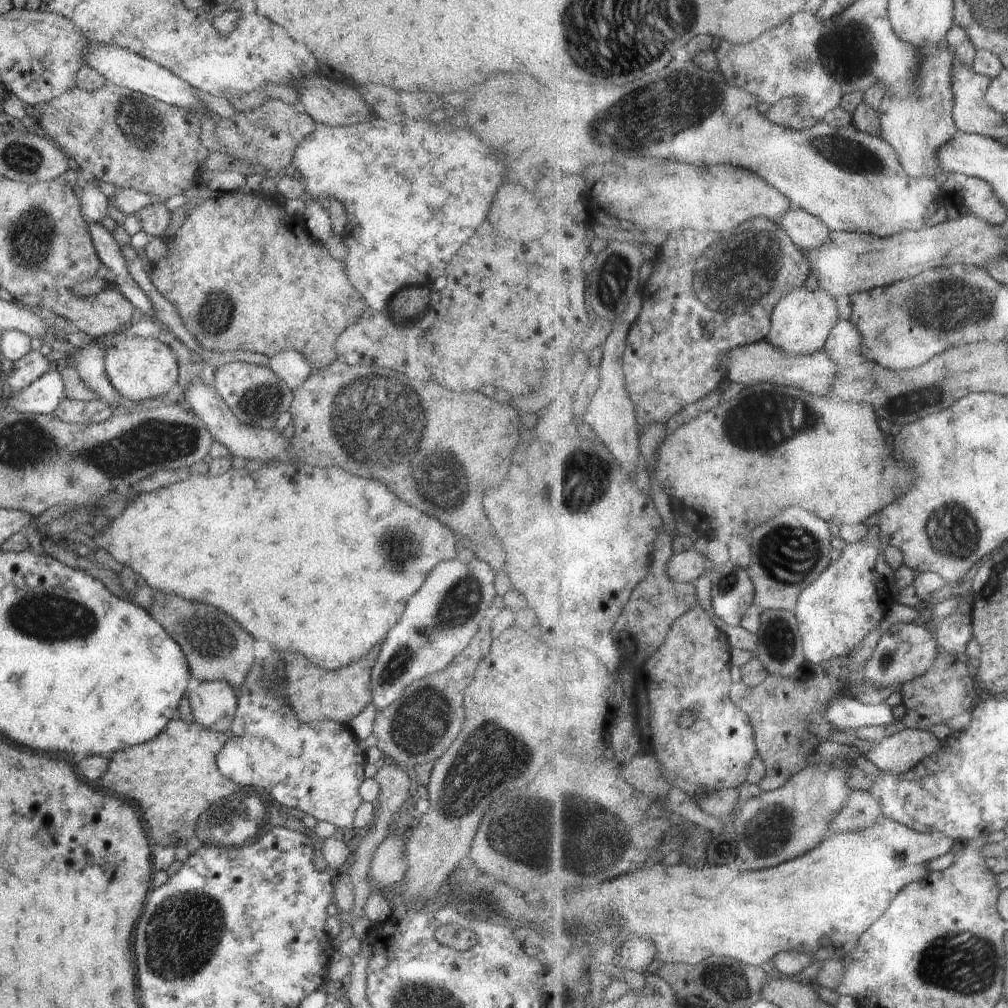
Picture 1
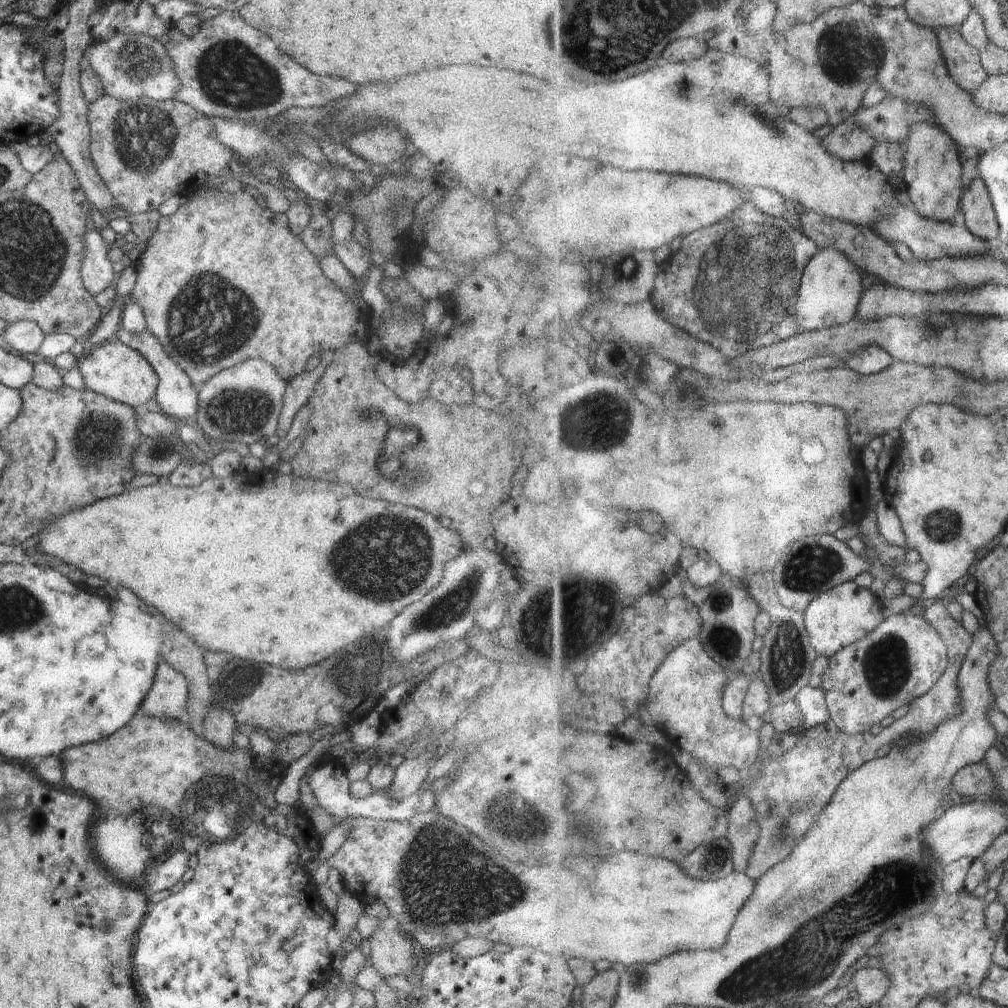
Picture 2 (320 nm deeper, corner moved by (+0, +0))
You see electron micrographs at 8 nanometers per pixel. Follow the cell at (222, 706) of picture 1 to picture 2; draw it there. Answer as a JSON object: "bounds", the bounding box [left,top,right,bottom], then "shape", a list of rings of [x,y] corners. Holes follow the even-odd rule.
{"bounds":[140,658,189,723],"shape":[[[160,658],[153,685],[142,699],[140,710],[148,716],[184,723],[187,720],[188,701],[189,686],[183,674]]]}

